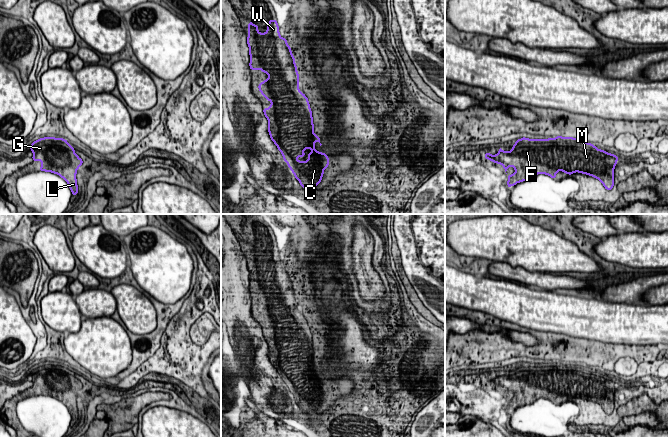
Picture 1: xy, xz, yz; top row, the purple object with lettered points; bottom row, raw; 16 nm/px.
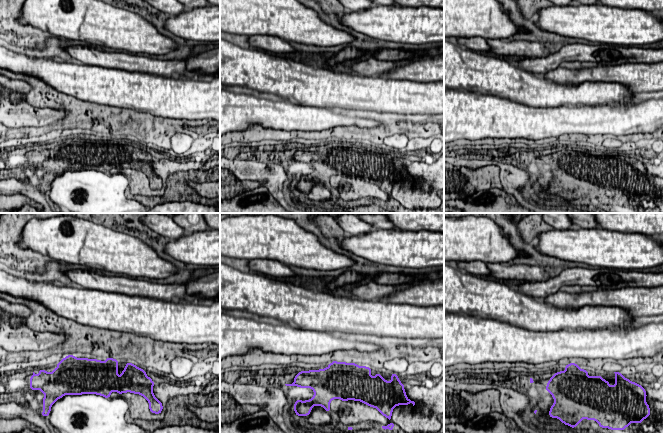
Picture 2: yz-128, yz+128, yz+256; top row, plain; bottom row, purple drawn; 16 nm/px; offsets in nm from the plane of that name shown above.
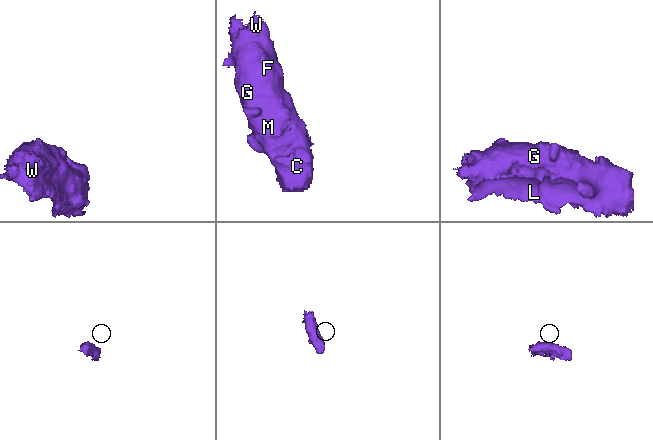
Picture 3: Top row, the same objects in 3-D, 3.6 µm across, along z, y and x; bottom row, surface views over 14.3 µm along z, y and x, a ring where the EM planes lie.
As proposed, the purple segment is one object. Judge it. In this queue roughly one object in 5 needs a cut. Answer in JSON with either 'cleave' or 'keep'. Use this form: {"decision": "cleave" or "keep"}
{"decision": "keep"}

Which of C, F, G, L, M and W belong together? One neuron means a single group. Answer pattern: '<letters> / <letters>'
C F G L M W

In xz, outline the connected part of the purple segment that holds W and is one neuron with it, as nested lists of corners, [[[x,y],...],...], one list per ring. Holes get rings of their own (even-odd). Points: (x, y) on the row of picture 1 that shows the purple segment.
[[[271,19],[267,24],[267,31],[260,33],[258,25],[248,22],[247,44],[250,55],[250,70],[261,70],[269,75],[264,82],[259,82],[257,88],[266,100],[271,102],[268,108],[263,108],[263,113],[268,120],[268,133],[271,140],[281,152],[284,161],[299,181],[303,189],[316,187],[322,180],[324,169],[329,167],[329,157],[326,153],[315,149],[315,142],[320,143],[320,138],[313,132],[314,124],[312,110],[307,96],[300,91],[299,74],[295,57],[292,55],[286,38],[282,38],[279,32],[277,20]],[[309,148],[307,161],[298,161],[298,157],[304,157],[303,150]]]

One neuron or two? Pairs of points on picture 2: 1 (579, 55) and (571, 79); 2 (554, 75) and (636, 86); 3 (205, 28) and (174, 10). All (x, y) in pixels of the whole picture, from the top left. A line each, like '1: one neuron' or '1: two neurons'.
1: two neurons
2: one neuron
3: two neurons

